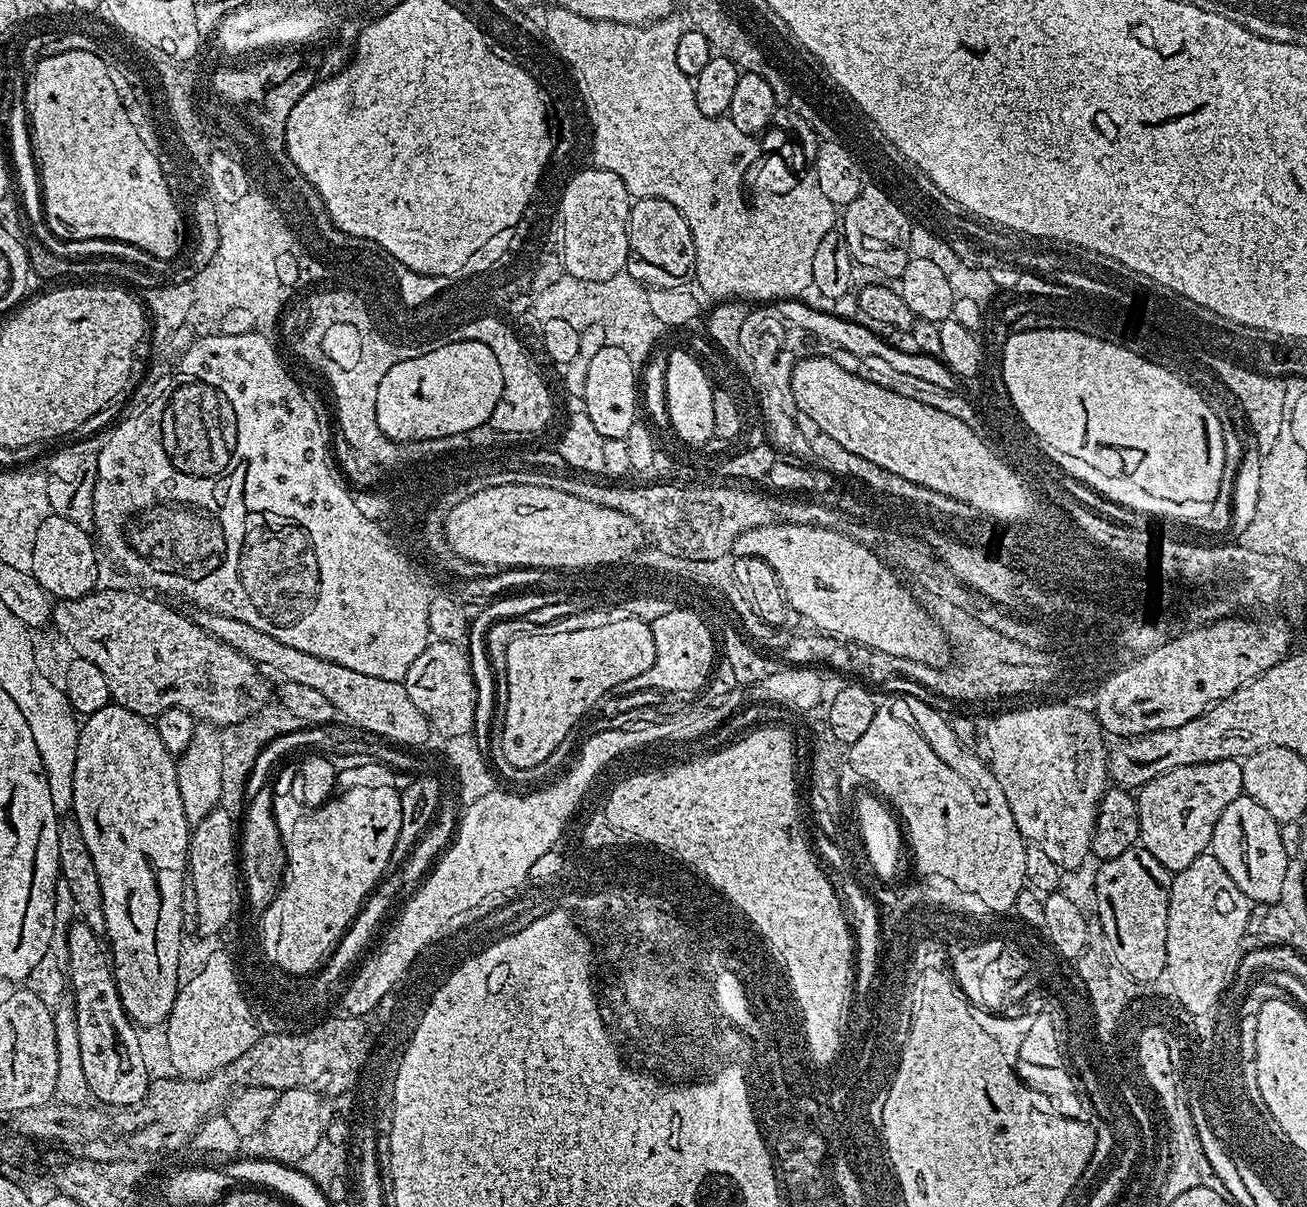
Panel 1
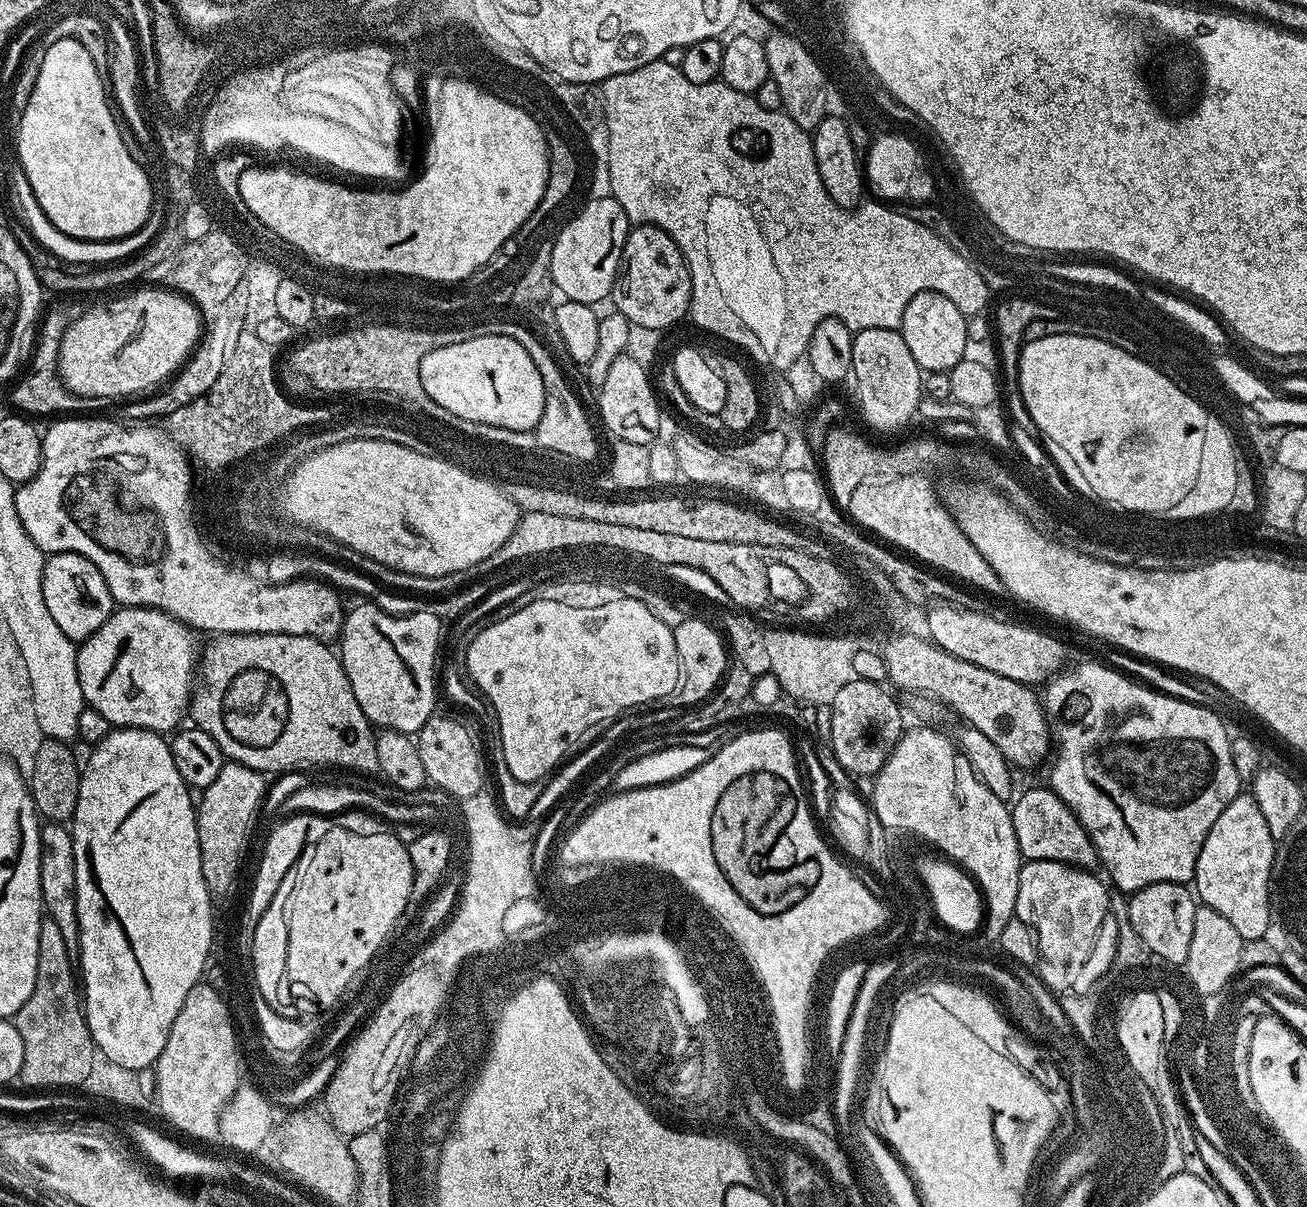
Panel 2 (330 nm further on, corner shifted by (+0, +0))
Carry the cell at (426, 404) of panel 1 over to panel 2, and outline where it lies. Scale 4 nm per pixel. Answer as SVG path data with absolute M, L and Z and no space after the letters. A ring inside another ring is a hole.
M512 337L470 338L430 350L420 363L420 377L428 397L458 418L522 432L535 430L542 418L546 402L542 372Z

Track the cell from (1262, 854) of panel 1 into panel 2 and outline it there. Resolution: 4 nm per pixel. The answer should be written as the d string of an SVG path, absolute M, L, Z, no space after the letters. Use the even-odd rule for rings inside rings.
M1250 794L1236 796L1234 802L1218 814L1218 822L1210 826L1210 834L1206 834L1206 842L1198 854L1194 892L1199 903L1205 908L1218 910L1218 914L1228 919L1245 941L1265 939L1272 922L1268 883L1272 881L1272 863L1277 856L1278 841L1270 834L1270 826L1266 826L1266 817L1262 815L1262 810L1258 810L1258 802L1254 802Z

